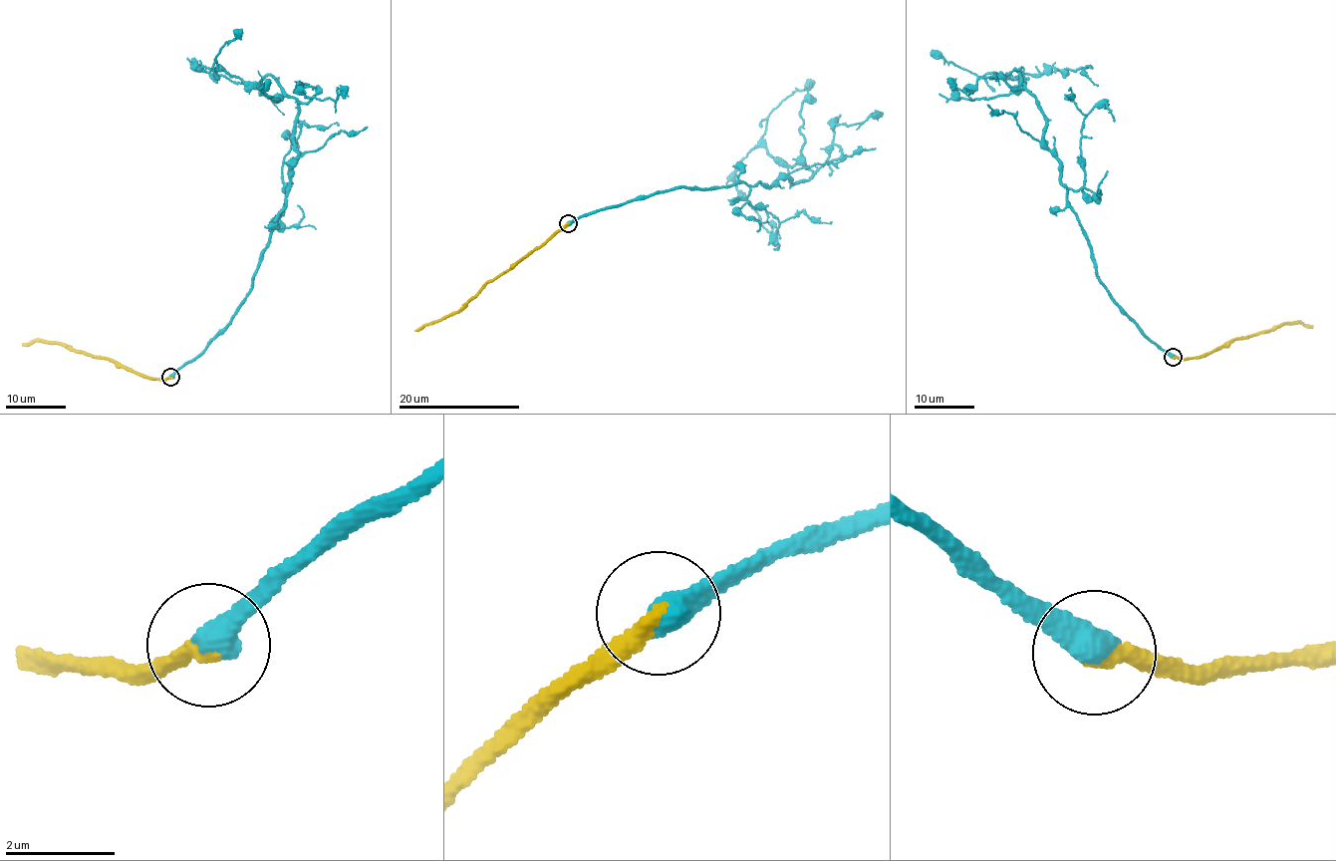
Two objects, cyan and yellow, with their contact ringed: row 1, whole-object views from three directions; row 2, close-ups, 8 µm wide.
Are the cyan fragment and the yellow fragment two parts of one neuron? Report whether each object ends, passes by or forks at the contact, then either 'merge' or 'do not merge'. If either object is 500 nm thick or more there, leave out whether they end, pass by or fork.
merge

